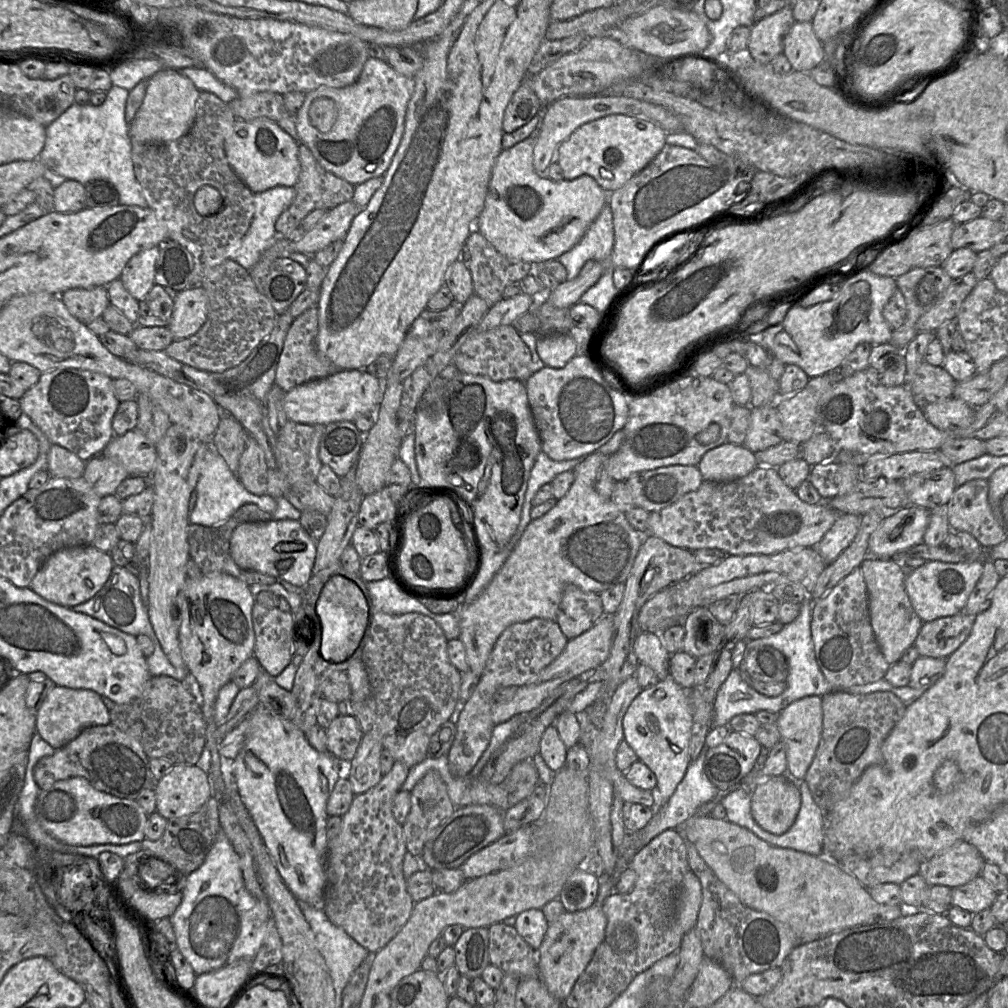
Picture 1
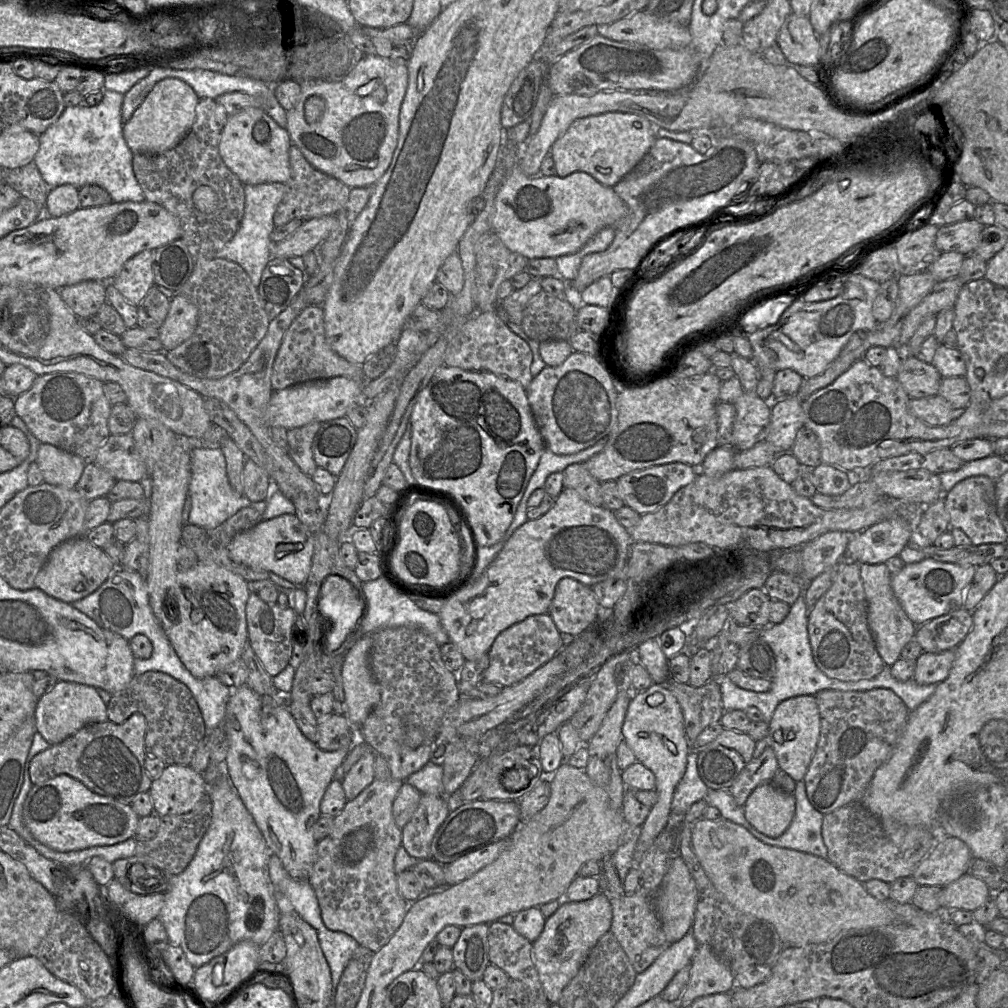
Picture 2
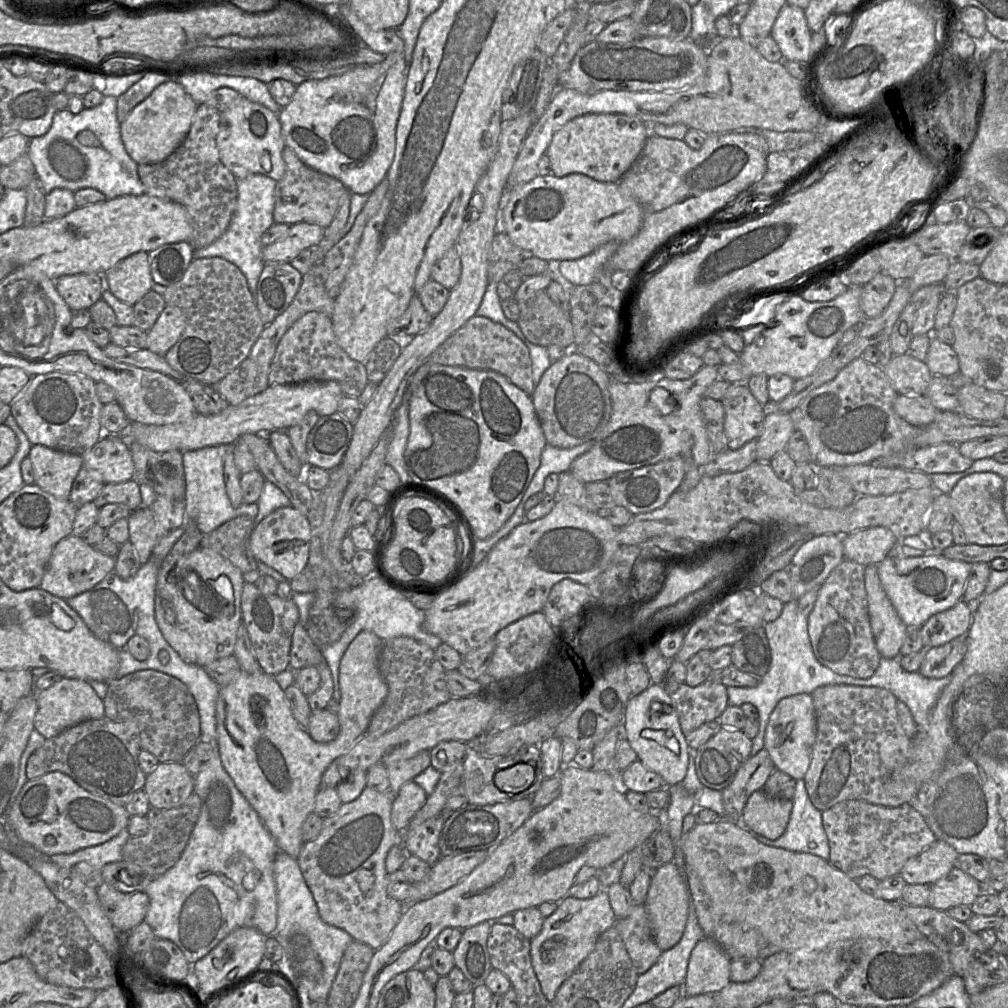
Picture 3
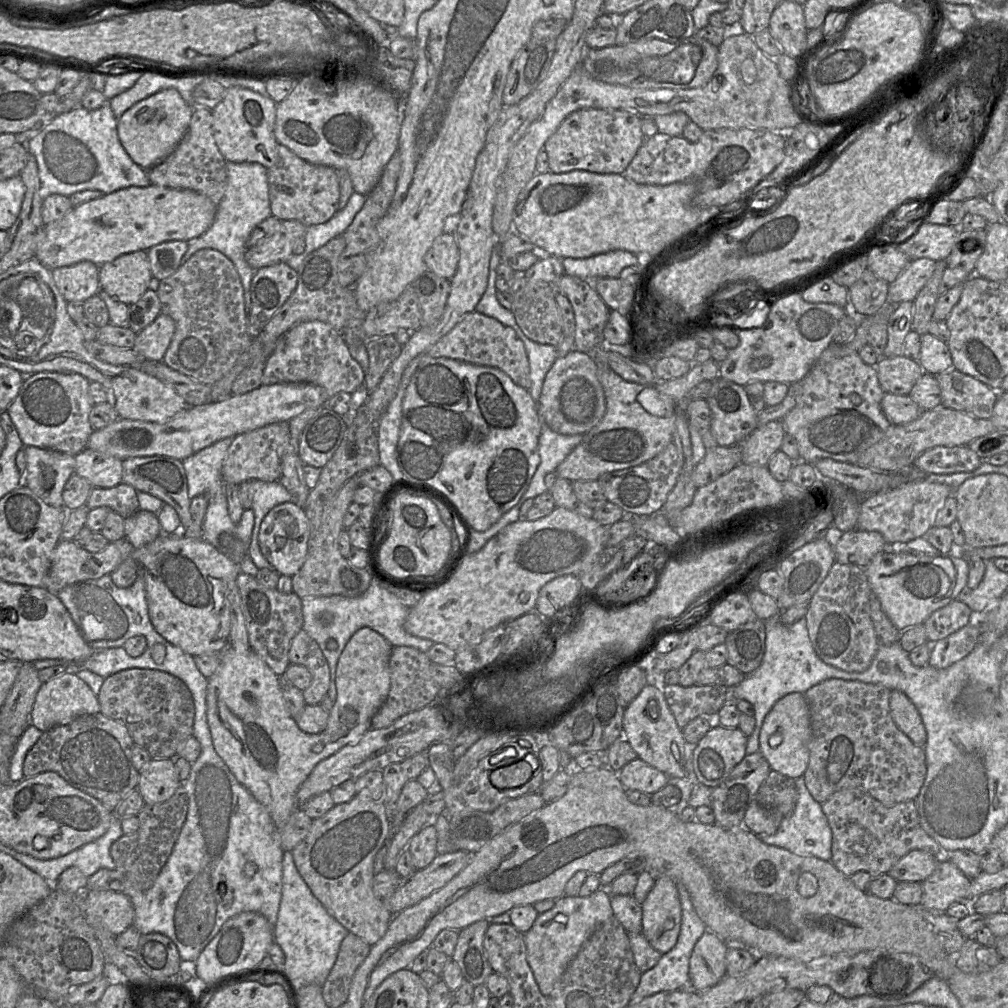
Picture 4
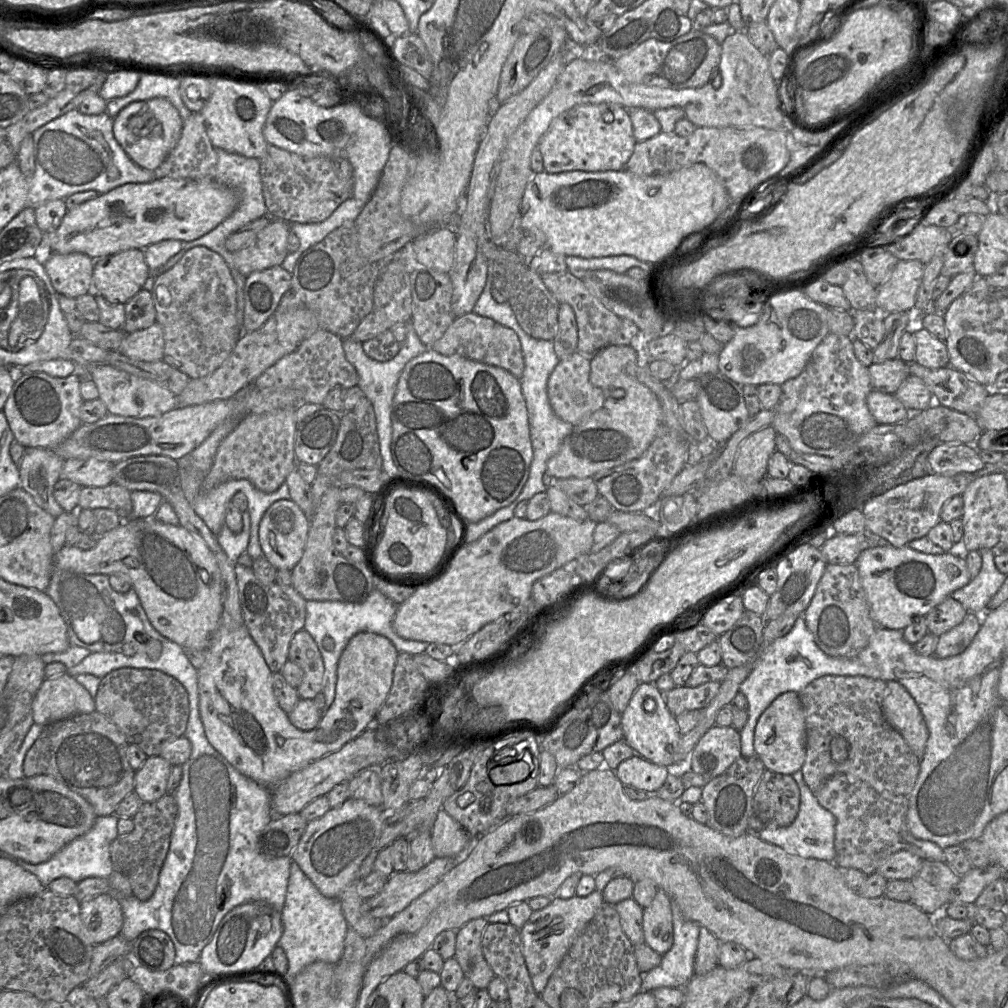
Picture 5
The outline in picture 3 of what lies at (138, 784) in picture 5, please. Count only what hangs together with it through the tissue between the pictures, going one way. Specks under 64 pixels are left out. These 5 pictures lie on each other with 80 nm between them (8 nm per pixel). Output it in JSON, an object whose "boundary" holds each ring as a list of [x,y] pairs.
{"boundary":[[[159,762],[155,769],[146,775],[143,791],[148,797],[150,807],[176,808],[194,793],[194,776],[182,763]]]}

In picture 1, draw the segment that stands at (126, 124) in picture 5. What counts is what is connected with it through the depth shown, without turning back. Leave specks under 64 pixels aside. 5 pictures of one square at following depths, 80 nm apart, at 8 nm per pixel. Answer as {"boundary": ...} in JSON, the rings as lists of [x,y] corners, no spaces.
{"boundary":[[[161,69],[147,80],[142,105],[129,124],[131,141],[143,144],[164,144],[184,136],[192,127],[197,111],[200,90],[186,76],[176,70]]]}

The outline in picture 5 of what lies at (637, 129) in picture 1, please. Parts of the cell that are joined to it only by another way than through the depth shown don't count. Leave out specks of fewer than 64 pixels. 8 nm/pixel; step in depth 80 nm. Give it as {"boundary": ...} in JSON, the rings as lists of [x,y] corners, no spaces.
{"boundary":[[[611,103],[582,104],[556,117],[541,137],[538,148],[543,157],[544,171],[557,174],[567,171],[603,172],[625,169],[631,158],[637,140],[634,137],[632,121],[628,109]]]}

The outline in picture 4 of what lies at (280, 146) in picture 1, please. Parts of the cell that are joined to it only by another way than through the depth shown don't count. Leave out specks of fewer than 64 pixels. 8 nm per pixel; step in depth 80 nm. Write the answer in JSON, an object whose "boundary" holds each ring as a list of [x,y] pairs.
{"boundary":[[[230,87],[226,90],[222,101],[211,111],[213,116],[214,141],[226,162],[259,163],[266,169],[269,169],[276,164],[278,146],[280,145],[274,135],[276,105],[277,104],[269,96],[263,96],[246,88]]]}

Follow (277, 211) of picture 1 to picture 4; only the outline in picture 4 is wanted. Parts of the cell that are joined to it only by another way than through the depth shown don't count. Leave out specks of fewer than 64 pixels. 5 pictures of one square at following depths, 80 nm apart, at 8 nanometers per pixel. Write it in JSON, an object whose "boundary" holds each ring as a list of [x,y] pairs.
{"boundary":[[[226,162],[227,184],[224,196],[217,206],[215,219],[210,228],[200,237],[186,241],[188,249],[182,257],[182,263],[186,262],[195,252],[203,249],[214,249],[226,256],[235,266],[244,291],[244,302],[247,313],[250,307],[250,285],[256,270],[251,268],[245,260],[245,252],[247,250],[246,242],[253,229],[262,221],[269,218],[271,214],[268,175],[267,169],[259,163],[233,163]]]}

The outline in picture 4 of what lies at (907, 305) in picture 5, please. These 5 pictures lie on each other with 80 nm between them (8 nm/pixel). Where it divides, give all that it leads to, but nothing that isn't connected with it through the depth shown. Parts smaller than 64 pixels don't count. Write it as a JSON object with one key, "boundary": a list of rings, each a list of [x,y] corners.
{"boundary":[[[930,258],[911,260],[900,275],[889,283],[888,303],[914,302],[918,293],[931,277],[935,266],[936,262]]]}

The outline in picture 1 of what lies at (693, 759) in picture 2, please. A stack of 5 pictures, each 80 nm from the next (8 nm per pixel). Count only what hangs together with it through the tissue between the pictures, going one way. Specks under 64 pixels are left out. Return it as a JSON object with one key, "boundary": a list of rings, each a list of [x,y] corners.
{"boundary":[[[704,746],[700,756],[690,761],[685,776],[678,784],[675,792],[666,803],[661,806],[659,805],[650,822],[643,829],[629,836],[629,838],[634,838],[634,847],[636,850],[641,850],[663,831],[679,827],[688,818],[696,815],[698,808],[702,804],[712,800],[718,793],[719,789],[707,778],[704,772],[704,760],[707,750],[708,748]]]}

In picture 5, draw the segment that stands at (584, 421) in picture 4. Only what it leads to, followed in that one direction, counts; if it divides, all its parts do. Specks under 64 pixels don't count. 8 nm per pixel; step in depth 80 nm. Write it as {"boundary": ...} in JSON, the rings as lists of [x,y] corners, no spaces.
{"boundary":[[[576,350],[568,358],[558,362],[547,382],[547,396],[554,413],[573,426],[599,410],[605,401],[603,391],[589,380],[590,357]]]}

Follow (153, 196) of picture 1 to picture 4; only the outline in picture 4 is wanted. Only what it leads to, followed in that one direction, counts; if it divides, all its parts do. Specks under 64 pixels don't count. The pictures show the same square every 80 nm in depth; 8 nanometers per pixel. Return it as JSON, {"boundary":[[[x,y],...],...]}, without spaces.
{"boundary":[[[195,108],[188,130],[174,151],[162,162],[147,170],[150,184],[172,189],[189,189],[201,193],[218,206],[226,184],[226,161],[218,150],[213,136],[212,110]]]}

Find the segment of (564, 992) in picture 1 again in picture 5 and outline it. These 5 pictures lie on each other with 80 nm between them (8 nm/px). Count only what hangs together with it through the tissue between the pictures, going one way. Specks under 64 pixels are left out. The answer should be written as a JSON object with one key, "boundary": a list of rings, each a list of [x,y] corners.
{"boundary":[[[594,890],[585,897],[577,895],[569,899],[552,897],[548,906],[532,912],[528,921],[520,929],[520,936],[525,963],[538,995],[543,992],[552,973],[603,903],[602,892]]]}

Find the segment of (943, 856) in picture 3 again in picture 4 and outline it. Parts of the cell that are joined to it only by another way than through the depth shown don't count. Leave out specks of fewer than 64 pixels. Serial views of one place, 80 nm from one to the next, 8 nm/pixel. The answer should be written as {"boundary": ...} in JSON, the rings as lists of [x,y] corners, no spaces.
{"boundary":[[[913,850],[902,857],[887,873],[897,882],[925,881],[935,870],[939,857],[929,852]]]}

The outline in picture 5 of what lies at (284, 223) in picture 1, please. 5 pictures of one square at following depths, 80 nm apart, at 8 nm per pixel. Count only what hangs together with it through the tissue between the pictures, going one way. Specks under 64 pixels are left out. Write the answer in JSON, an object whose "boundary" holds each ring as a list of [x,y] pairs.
{"boundary":[[[268,145],[259,159],[262,191],[267,215],[288,223],[320,223],[332,215],[341,203],[353,197],[353,177],[341,179],[329,157],[307,158]]]}

